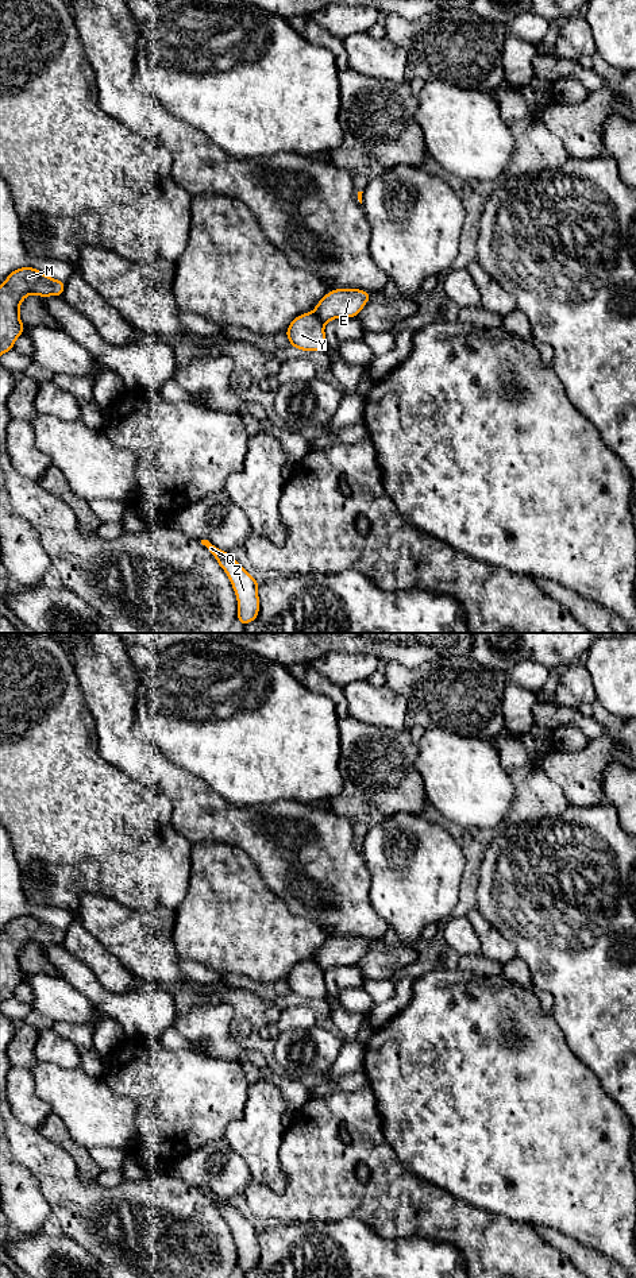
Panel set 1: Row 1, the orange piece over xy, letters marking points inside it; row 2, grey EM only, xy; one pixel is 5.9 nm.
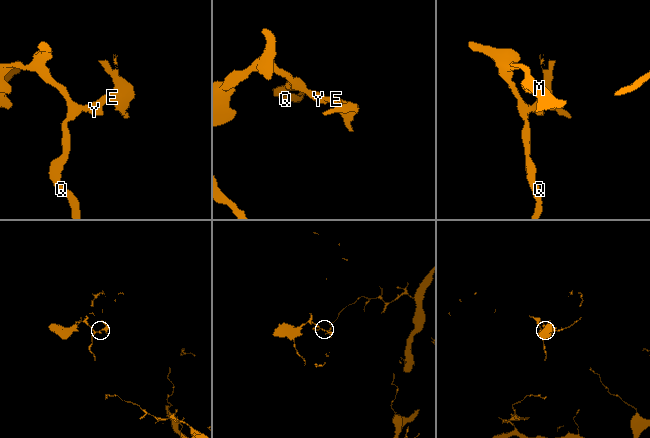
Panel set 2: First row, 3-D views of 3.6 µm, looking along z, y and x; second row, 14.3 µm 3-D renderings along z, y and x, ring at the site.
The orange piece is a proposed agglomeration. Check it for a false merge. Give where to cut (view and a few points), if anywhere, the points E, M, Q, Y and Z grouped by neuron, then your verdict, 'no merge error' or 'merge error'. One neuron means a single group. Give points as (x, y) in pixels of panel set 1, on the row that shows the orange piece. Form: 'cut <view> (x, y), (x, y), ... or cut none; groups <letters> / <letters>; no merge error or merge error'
cut xy (313, 312), (324, 323); groups E / M Q Y Z; merge error

